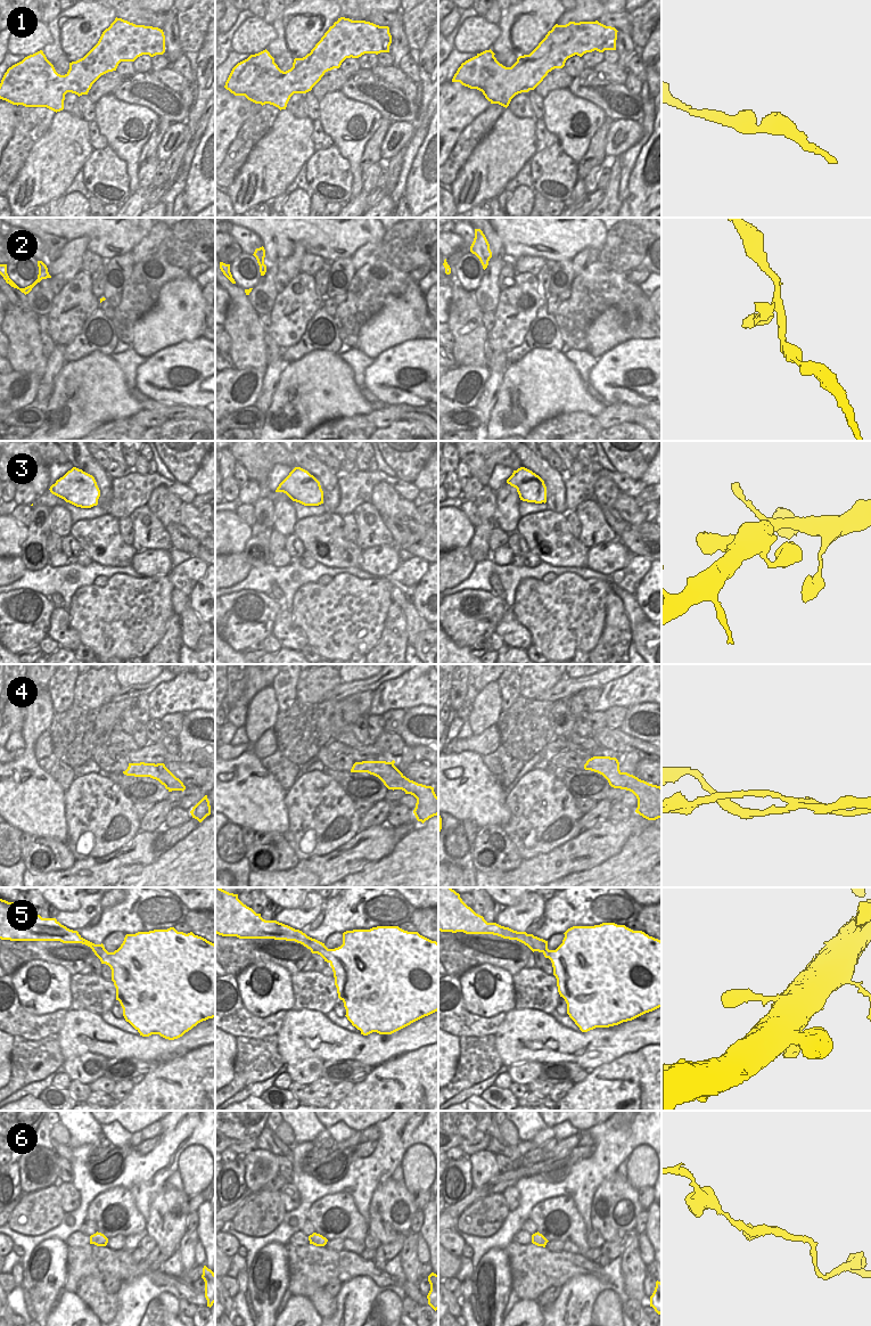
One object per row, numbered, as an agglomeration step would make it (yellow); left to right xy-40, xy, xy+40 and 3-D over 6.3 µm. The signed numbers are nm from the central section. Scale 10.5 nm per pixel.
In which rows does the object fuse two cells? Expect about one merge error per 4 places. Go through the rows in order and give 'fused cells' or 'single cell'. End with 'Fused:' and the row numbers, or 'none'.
1: single cell
2: single cell
3: single cell
4: fused cells
5: single cell
6: single cell
Fused: 4

